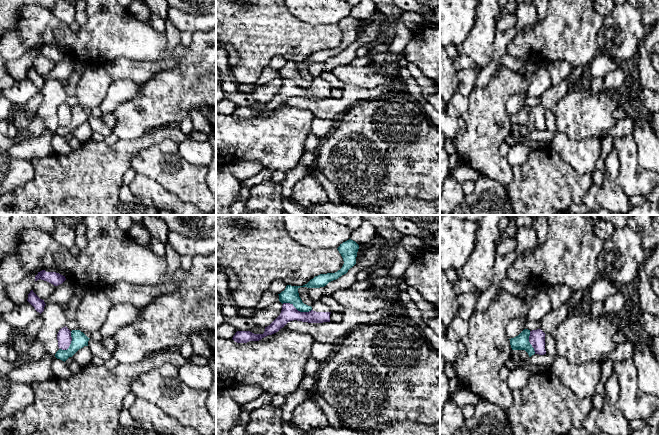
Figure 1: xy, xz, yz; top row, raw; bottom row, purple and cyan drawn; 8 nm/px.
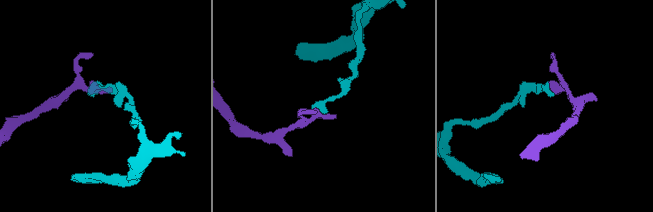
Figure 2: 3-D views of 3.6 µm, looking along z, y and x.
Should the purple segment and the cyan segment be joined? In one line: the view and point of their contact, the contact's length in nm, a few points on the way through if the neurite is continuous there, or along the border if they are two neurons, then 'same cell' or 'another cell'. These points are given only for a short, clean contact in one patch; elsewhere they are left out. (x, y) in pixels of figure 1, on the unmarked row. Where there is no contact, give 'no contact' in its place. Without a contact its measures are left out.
contact xz (296, 85); length 240 nm; border xz (282, 79), (291, 79), (300, 87), (311, 86); another cell

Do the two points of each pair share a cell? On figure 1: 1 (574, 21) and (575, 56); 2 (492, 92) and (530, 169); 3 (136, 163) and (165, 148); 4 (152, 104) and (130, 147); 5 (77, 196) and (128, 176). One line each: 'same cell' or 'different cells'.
1: same cell
2: different cells
3: same cell
4: different cells
5: different cells

